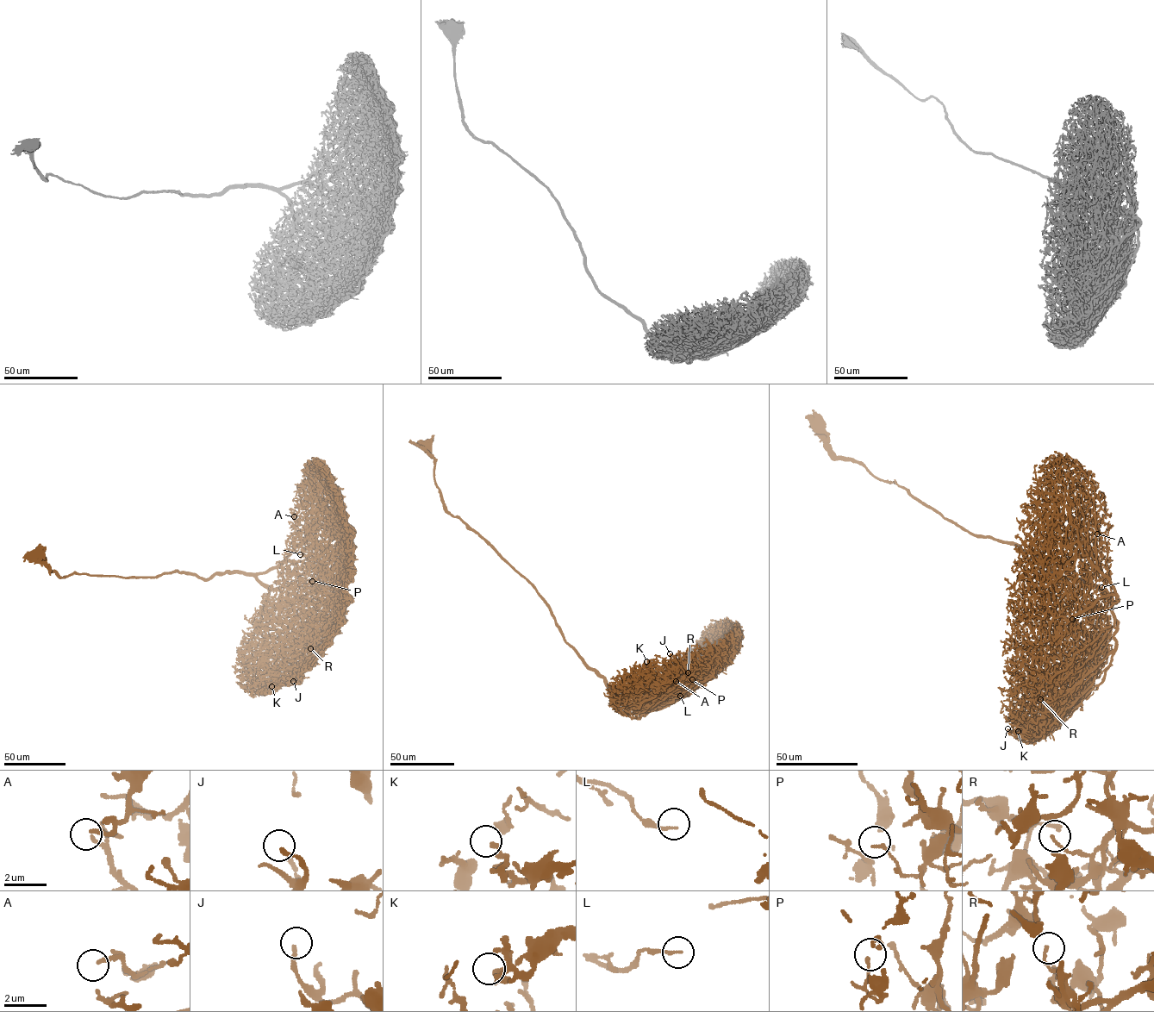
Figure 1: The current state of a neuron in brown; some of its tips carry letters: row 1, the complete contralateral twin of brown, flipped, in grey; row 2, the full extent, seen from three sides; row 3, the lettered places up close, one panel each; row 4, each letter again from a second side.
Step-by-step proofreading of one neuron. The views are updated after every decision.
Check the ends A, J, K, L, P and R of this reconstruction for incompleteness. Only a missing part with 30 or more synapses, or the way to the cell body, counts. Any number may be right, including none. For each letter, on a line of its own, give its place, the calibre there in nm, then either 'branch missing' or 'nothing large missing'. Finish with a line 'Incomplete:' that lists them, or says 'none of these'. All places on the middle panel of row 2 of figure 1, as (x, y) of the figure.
A: place (676, 681); calibre 180 nm; nothing large missing
J: place (670, 653); calibre 170 nm; nothing large missing
K: place (646, 661); calibre 260 nm; nothing large missing
L: place (680, 696); calibre 150 nm; nothing large missing
P: place (692, 679); calibre 110 nm; nothing large missing
R: place (688, 672); calibre 90 nm; nothing large missing
Incomplete: none of these

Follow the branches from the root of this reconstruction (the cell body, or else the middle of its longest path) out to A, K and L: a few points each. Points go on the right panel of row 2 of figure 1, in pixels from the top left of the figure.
A: (817, 424), (836, 456), (1117, 602), (1096, 565), (1101, 518), (1097, 534)
K: (817, 424), (836, 456), (1107, 598), (1115, 646), (1093, 684), (1051, 724), (1035, 734), (1018, 731)
L: (817, 424), (836, 456), (1117, 602), (1110, 575), (1101, 587)

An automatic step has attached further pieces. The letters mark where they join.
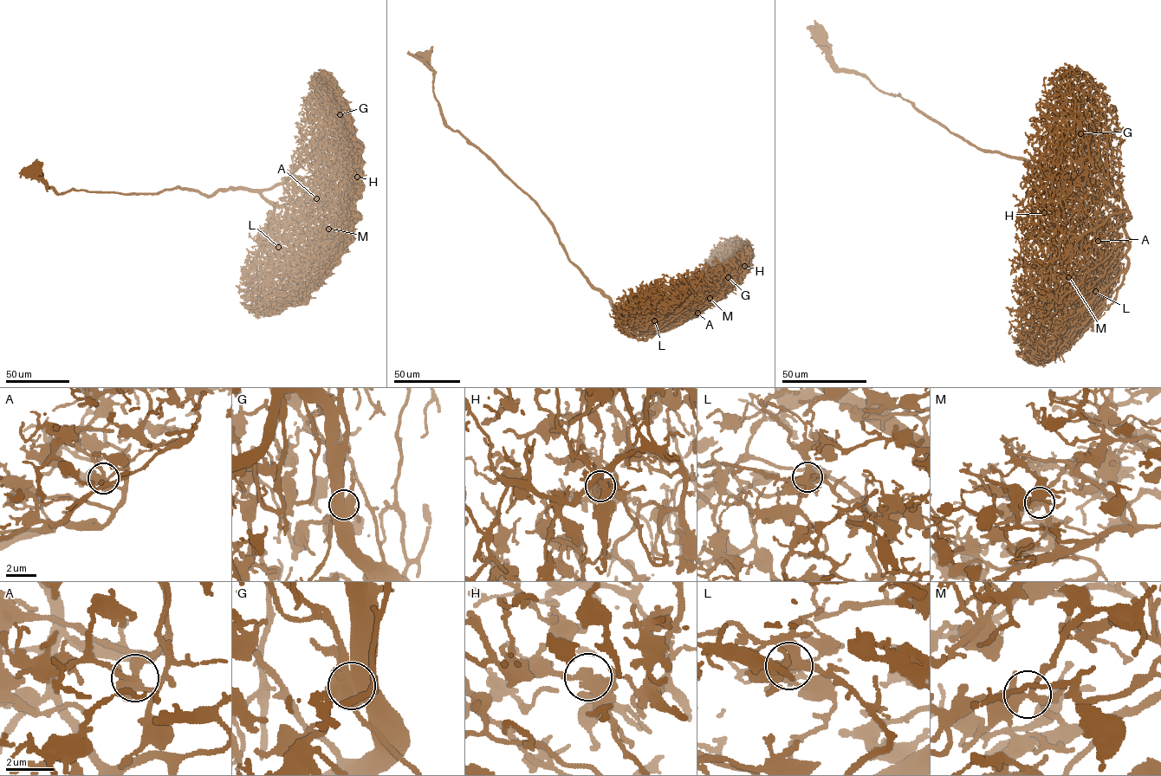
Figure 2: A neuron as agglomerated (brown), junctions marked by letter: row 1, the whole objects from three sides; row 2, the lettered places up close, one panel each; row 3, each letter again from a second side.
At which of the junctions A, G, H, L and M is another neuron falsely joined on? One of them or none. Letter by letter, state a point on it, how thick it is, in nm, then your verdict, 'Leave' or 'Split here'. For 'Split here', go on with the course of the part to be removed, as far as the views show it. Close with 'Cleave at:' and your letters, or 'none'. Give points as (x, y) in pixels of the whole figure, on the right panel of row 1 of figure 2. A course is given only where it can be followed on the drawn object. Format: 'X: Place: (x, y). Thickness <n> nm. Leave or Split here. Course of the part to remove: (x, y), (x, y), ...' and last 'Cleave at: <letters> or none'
A: Place: (1098, 241). Thickness 400 nm. Leave
G: Place: (1080, 133). Thickness 650 nm. Leave
H: Place: (1044, 212). Thickness 380 nm. Leave
L: Place: (1095, 291). Thickness 440 nm. Leave
M: Place: (1068, 277). Thickness 380 nm. Leave
Cleave at: none

